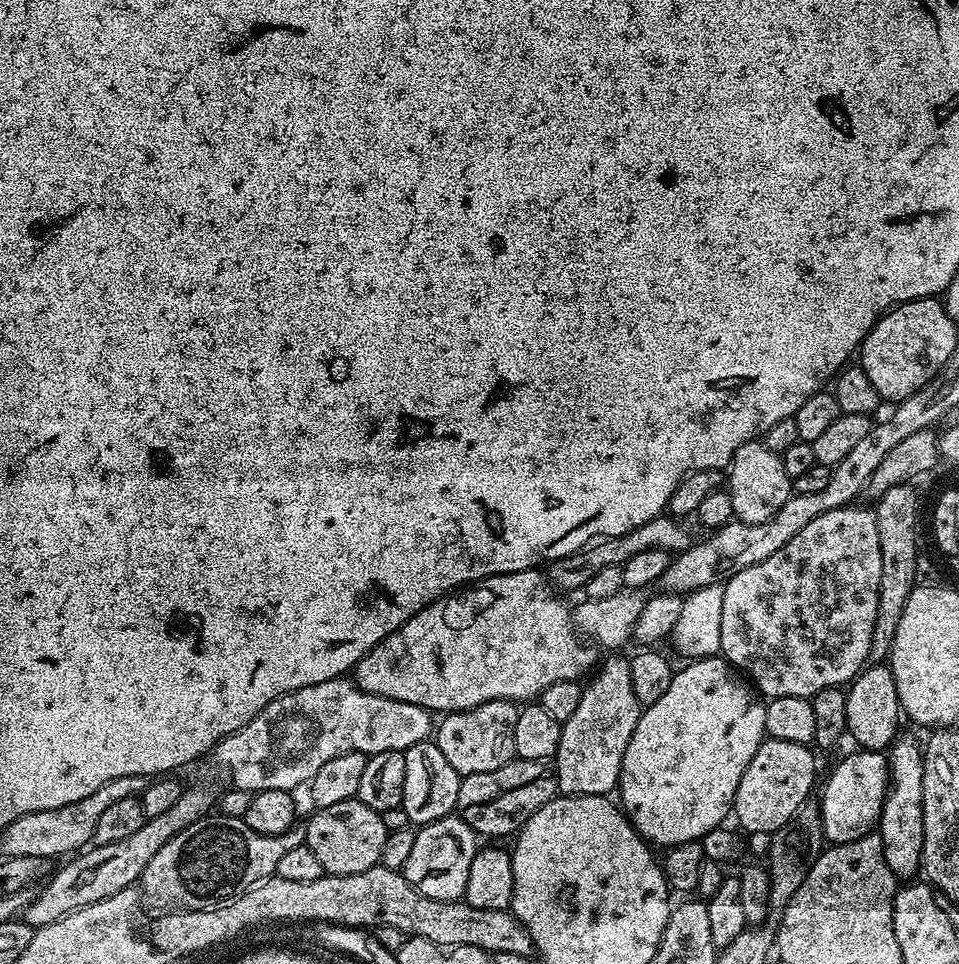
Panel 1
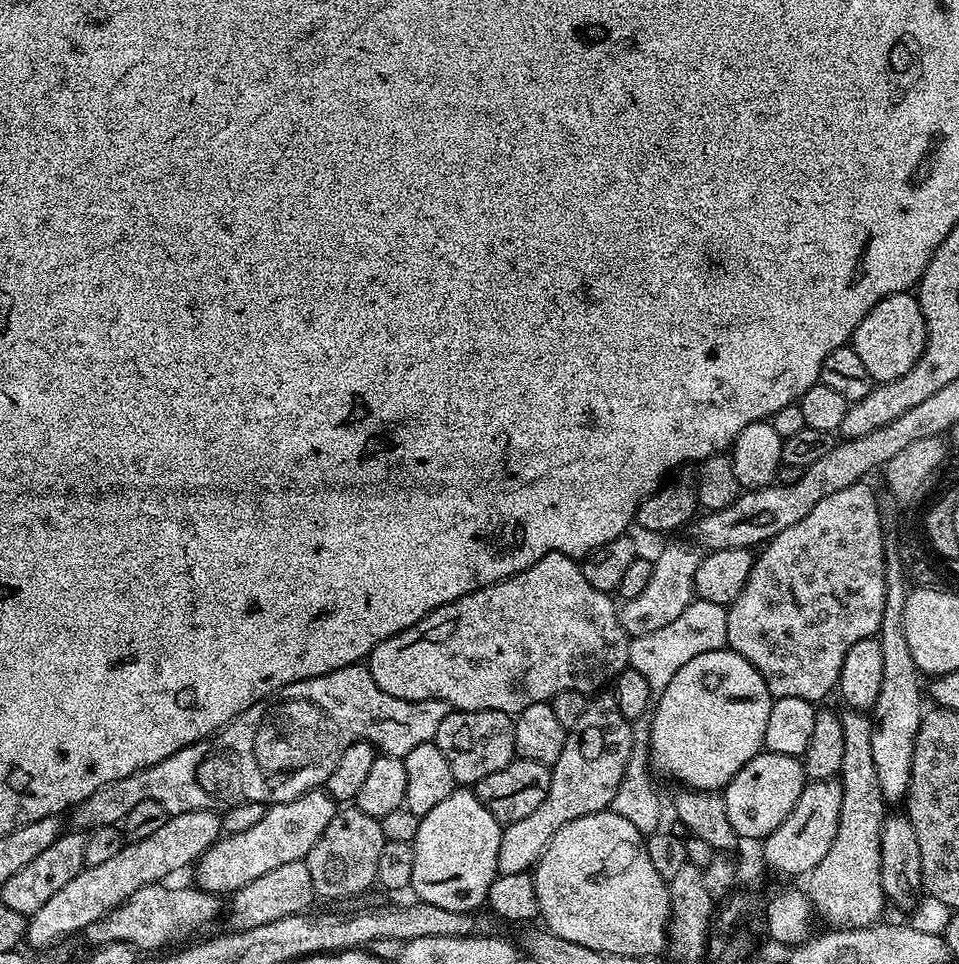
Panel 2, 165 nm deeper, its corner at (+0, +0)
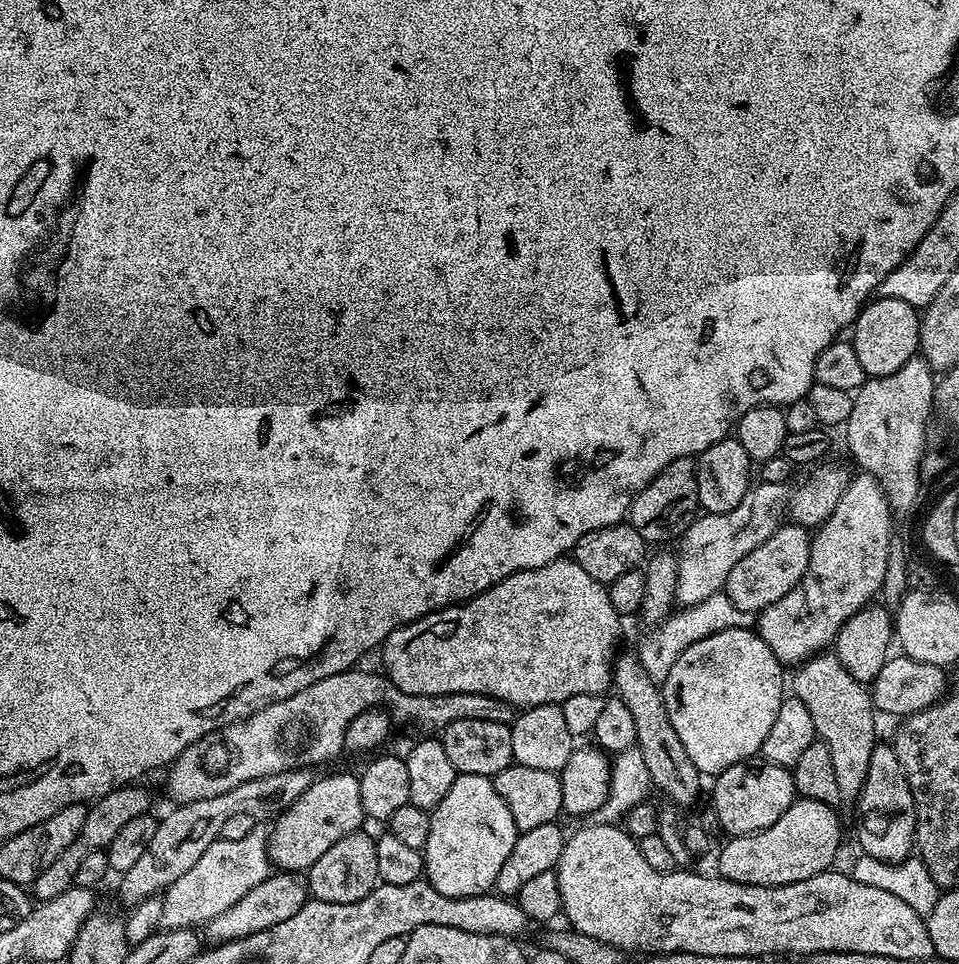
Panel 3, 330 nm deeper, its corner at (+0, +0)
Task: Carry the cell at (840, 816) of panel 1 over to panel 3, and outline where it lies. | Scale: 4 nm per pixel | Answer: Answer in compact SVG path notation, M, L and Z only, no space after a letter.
M798 798L774 826L751 832L749 836L725 839L720 852L719 875L750 886L786 886L829 871L840 852L840 816L836 811L826 802Z

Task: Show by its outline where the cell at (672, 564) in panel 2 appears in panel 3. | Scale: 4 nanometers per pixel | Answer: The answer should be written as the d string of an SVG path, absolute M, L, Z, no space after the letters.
M757 483L748 489L746 498L734 506L734 510L726 510L726 514L697 515L696 519L684 535L679 537L680 552L675 553L678 566L678 582L676 583L676 604L689 608L694 602L702 602L702 598L710 598L710 594L721 591L726 582L726 574L734 570L737 562L742 562L754 546L762 546L770 534L782 523L782 510L787 509L790 499L788 484Z

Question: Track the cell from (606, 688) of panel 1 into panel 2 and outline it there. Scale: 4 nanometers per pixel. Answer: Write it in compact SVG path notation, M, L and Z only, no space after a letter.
M593 695L582 718L578 718L578 722L567 729L562 754L558 754L558 762L550 766L552 777L546 802L542 802L542 806L538 806L538 810L534 810L534 814L527 818L503 825L498 846L497 873L532 872L546 850L548 839L558 834L566 822L611 809L618 782L622 782L622 774L626 770L626 762L632 757L632 726L622 710L618 710L615 695L604 695Z

